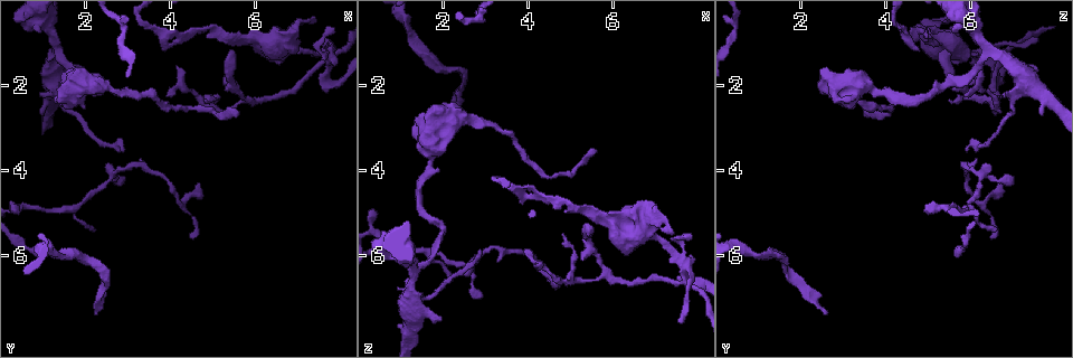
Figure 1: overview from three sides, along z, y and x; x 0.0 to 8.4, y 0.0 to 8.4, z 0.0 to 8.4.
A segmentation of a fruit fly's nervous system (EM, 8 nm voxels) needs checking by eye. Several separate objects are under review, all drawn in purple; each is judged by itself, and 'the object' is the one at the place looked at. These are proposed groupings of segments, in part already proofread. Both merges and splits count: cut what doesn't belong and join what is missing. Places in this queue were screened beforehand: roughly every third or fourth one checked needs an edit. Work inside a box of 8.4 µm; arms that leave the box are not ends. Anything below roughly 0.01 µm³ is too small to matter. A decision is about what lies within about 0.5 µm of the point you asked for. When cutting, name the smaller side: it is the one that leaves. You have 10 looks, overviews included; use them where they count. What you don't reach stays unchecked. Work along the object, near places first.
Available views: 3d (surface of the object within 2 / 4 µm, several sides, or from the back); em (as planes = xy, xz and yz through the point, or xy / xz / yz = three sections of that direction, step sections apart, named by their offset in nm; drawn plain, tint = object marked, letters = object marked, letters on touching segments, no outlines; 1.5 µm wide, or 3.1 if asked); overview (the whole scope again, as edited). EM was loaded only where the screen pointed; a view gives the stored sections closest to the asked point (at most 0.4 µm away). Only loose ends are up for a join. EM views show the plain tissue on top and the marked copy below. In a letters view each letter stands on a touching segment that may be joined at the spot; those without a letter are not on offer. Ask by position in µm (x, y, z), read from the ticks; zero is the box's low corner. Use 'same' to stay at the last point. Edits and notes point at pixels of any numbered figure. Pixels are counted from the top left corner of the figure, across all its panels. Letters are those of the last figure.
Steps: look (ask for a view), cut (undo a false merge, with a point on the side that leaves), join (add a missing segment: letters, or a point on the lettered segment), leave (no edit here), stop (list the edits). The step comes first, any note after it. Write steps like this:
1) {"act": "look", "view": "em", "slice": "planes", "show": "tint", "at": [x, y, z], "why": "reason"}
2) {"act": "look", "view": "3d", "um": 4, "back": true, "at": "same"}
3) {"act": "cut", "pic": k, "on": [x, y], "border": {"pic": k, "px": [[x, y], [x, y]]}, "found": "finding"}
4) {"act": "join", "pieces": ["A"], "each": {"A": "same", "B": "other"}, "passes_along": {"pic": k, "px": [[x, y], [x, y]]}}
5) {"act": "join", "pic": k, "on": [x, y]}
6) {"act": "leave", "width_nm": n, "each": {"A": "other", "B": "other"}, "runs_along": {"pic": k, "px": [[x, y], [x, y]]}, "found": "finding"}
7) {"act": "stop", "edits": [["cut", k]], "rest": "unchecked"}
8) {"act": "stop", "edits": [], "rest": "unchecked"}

{"act": "look", "view": "em", "slice": "yz", "step": 4, "show": "tint", "at": [5.05, 2.50, 6.60], "why": "arms part here"}

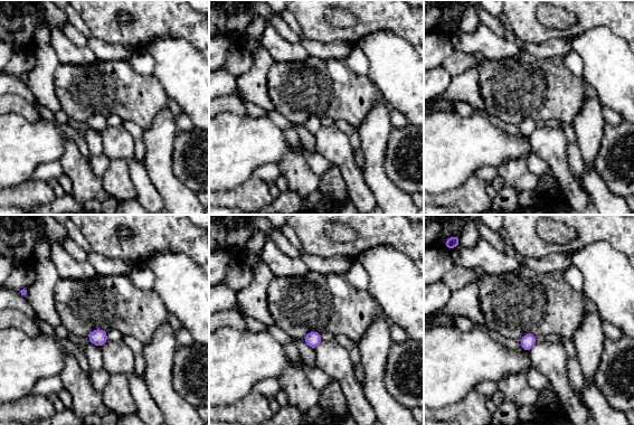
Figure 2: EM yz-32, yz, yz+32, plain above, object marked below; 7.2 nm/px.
{"act": "look", "view": "em", "slice": "planes", "show": "letters", "at": "same"}

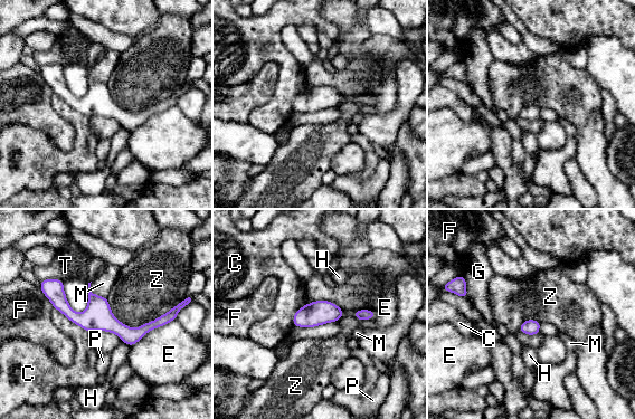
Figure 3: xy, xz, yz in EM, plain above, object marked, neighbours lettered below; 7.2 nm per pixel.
{"act": "leave", "each": {"C": "other", "E": "other", "F": "other", "G": "other", "H": "other", "M": "other", "P": "other", "T": "other", "Z": "other"}, "border": {"pic": 3, "px": [[106, 297], [131, 327], [181, 300]]}, "found": "continuous, no second cell"}

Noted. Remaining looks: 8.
{"act": "look", "view": "3d", "um": 4, "at": [7.65, 1.35, 6.35]}

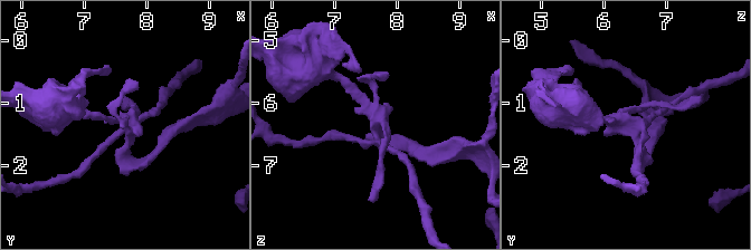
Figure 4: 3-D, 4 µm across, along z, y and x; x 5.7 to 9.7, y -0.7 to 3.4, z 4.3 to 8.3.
{"act": "look", "view": "em", "slice": "planes", "show": "tint", "at": [7.70, 1.30, 6.30], "why": "shape alone is not enough"}

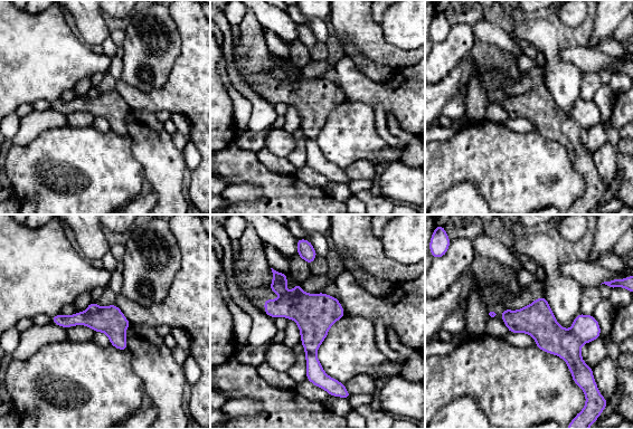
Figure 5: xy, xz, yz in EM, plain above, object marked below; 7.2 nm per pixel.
{"act": "look", "view": "em", "slice": "planes", "show": "letters", "at": "same"}

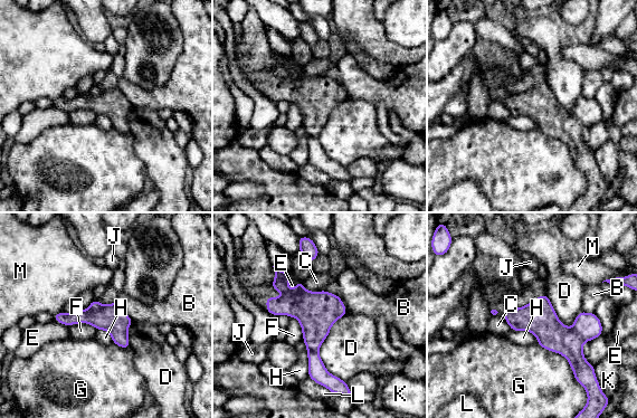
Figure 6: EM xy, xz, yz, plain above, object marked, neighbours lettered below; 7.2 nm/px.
{"act": "cut", "pic": 6, "on": [95, 305], "width_nm": 200, "each": {"B": "other", "C": "other", "D": "other", "E": "other", "F": "other", "G": "other", "H": "other", "J": "other", "K": "other", "L": "other", "M": "other"}, "border": {"pic": 6, "px": [[102, 305], [97, 310], [88, 309]]}, "found": "a second cell is stuck on"}

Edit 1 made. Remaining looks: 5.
{"act": "look", "view": "3d", "um": 4, "at": [1.00, 4.90, 5.80], "why": "narrows sharply"}

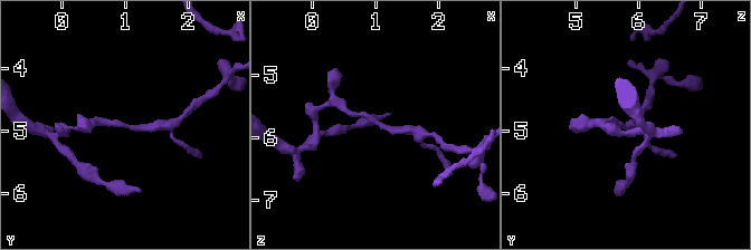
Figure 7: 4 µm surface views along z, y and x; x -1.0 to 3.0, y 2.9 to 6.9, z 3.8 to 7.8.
{"act": "look", "view": "em", "slice": "xy", "step": 8, "show": "letters", "at": [0.95, 4.90, 5.80], "why": "now the EM"}

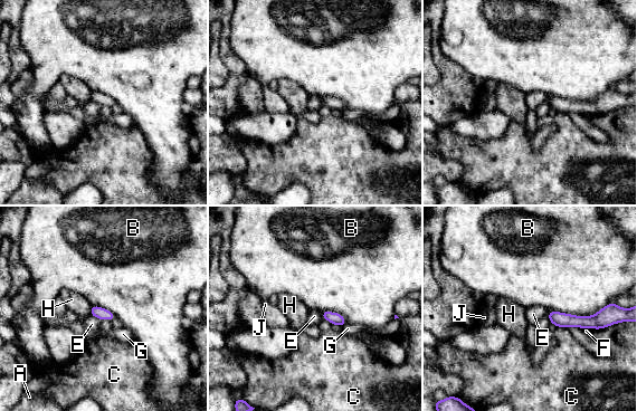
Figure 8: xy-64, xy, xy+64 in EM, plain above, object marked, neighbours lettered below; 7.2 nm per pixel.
{"act": "leave", "longest_contact_nm": ["B", 420], "each": {"A": "other", "B": "other", "C": "other", "E": "other", "F": "other", "G": "other", "H": "other", "J": "other"}, "runs_along": {"pic": 8, "px": [[551, 314], [560, 319], [596, 323]]}, "found": "continuous, no second cell"}

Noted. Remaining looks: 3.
{"act": "look", "view": "3d", "um": 4, "at": [2.00, 1.60, 7.50]}

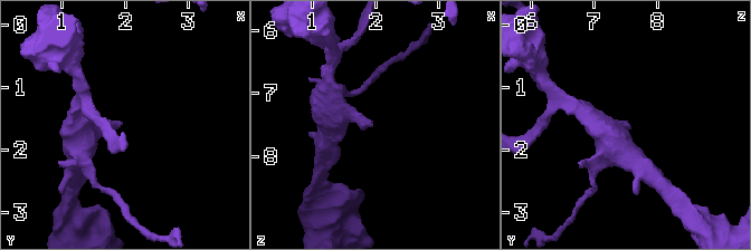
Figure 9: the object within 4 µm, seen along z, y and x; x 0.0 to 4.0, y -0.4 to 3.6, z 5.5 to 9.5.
{"act": "look", "view": "em", "slice": "xz", "step": 4, "show": "letters", "at": [1.95, 1.55, 7.50]}

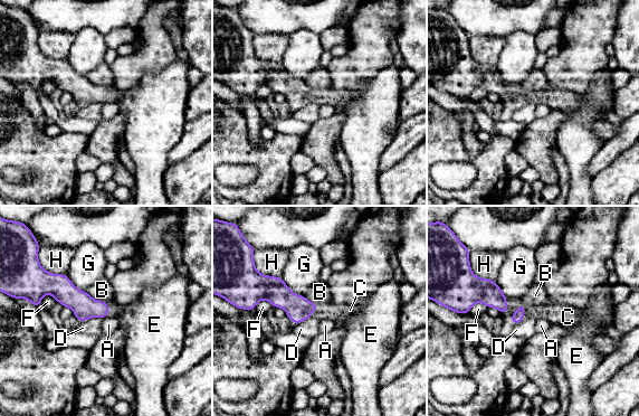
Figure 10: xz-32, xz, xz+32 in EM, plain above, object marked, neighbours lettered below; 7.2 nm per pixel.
{"act": "join", "pieces": ["C"], "each": {"A": "other", "B": "other", "C": "same", "D": "other", "E": "other", "F": "other", "G": "other", "H": "other"}, "found": "the cell continues"}

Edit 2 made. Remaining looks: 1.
{"act": "stop", "edits": [["cut", 6], ["join", 10]], "rest": "unchecked"}

